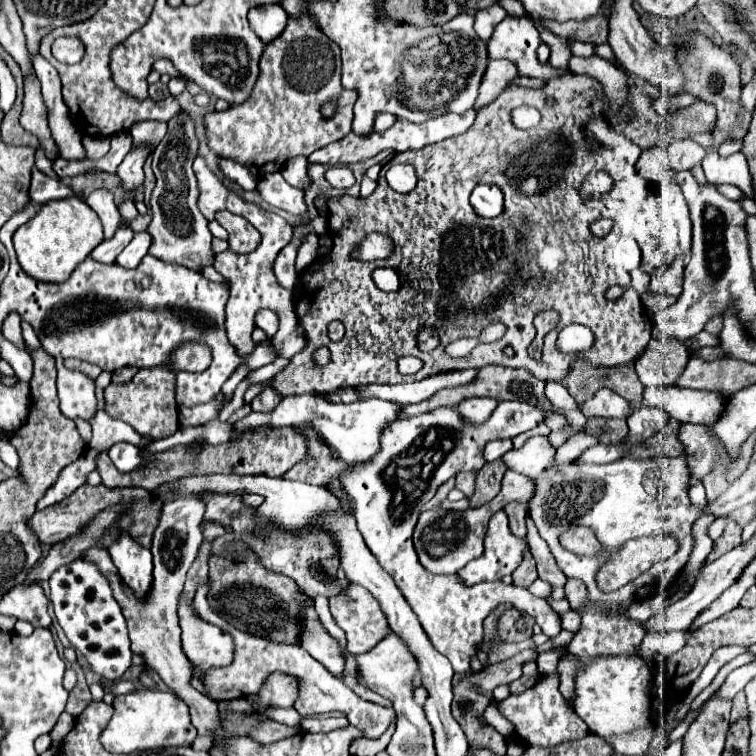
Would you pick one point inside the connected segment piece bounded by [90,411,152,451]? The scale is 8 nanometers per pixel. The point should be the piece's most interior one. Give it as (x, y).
(107, 431)

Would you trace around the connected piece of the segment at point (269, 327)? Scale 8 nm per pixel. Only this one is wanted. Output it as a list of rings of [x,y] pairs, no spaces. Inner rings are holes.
[[[258,311],[256,313],[256,327],[260,327],[268,337],[272,337],[278,331],[278,315],[274,311]]]

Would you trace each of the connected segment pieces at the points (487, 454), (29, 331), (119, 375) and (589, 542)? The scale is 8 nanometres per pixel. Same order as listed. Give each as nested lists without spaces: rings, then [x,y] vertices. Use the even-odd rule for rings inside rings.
[[[498,439],[498,441],[490,441],[486,447],[484,447],[484,461],[486,463],[492,463],[496,461],[498,457],[502,457],[506,451],[512,449],[512,443],[510,439]]]
[[[22,321],[22,337],[24,337],[24,341],[26,341],[28,347],[32,347],[32,349],[38,349],[40,347],[40,341],[38,341],[32,325],[26,323],[26,321]]]
[[[126,366],[112,373],[112,382],[113,383],[126,383],[129,382],[136,372],[138,368],[135,366]]]
[[[570,527],[566,533],[560,535],[560,545],[576,555],[590,555],[590,557],[602,551],[602,545],[588,527]]]

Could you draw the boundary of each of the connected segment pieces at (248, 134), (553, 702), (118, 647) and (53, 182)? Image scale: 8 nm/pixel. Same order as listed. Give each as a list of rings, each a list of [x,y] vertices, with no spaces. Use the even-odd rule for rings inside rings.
[[[290,19],[286,31],[268,43],[262,53],[260,77],[252,97],[242,105],[206,115],[208,145],[216,155],[230,157],[260,177],[262,173],[278,171],[278,161],[310,155],[346,137],[350,133],[356,99],[358,91],[346,91],[340,85],[338,45],[328,41],[312,19]],[[330,99],[338,101],[338,113],[334,119],[324,121],[320,107]]]
[[[558,675],[544,677],[534,689],[522,695],[510,695],[500,703],[500,713],[514,723],[516,735],[524,741],[524,745],[540,745],[540,747],[554,747],[564,741],[576,741],[588,735],[586,723],[574,715],[574,711],[566,705],[562,693],[558,691]]]
[[[76,559],[60,567],[50,577],[50,601],[68,641],[90,661],[92,671],[108,681],[120,679],[130,667],[130,639],[120,605],[116,603],[110,583],[100,569],[88,559]]]
[[[32,169],[32,185],[30,185],[30,195],[32,195],[32,201],[36,205],[44,205],[48,201],[54,201],[54,199],[66,199],[66,197],[72,197],[72,189],[66,187],[60,179],[54,179],[54,177],[48,177],[44,175],[40,169]]]

